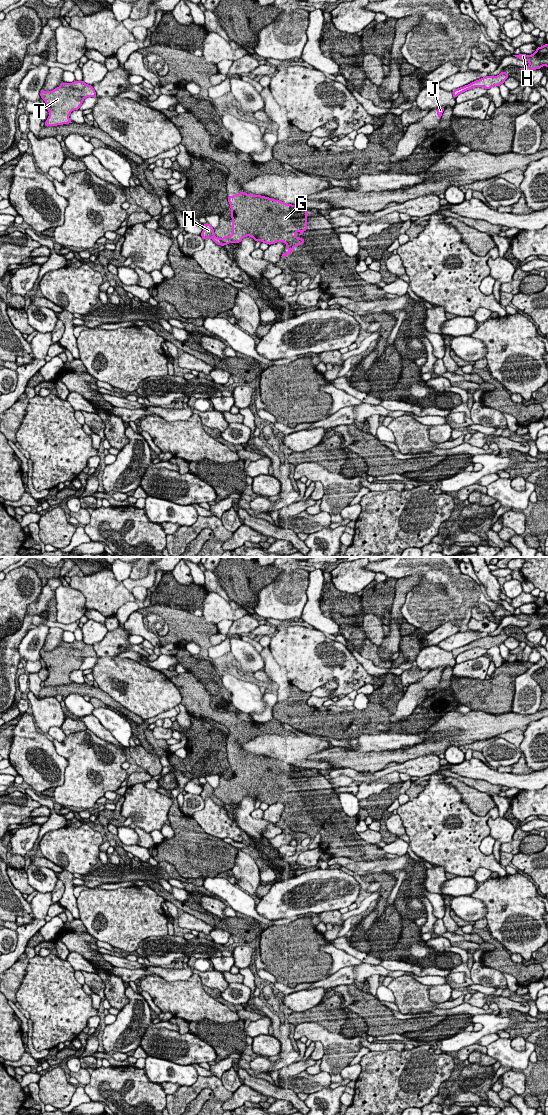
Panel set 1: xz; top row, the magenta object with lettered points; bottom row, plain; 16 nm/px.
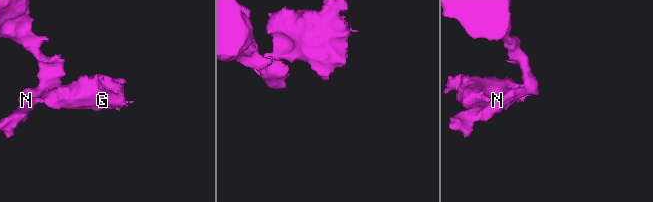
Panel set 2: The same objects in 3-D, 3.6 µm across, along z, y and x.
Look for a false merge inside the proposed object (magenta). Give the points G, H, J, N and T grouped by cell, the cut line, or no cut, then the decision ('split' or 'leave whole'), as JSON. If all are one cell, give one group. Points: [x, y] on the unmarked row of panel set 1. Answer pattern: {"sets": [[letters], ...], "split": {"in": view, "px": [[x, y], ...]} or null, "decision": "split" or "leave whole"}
{"sets": [["G", "H", "J", "N", "T"]], "split": null, "decision": "leave whole"}

